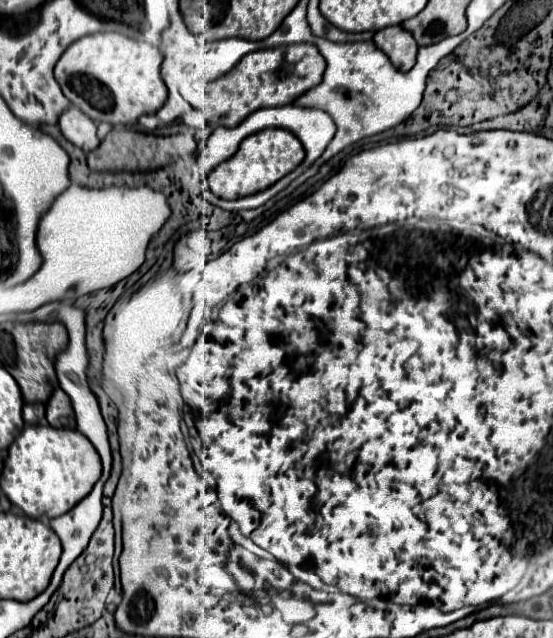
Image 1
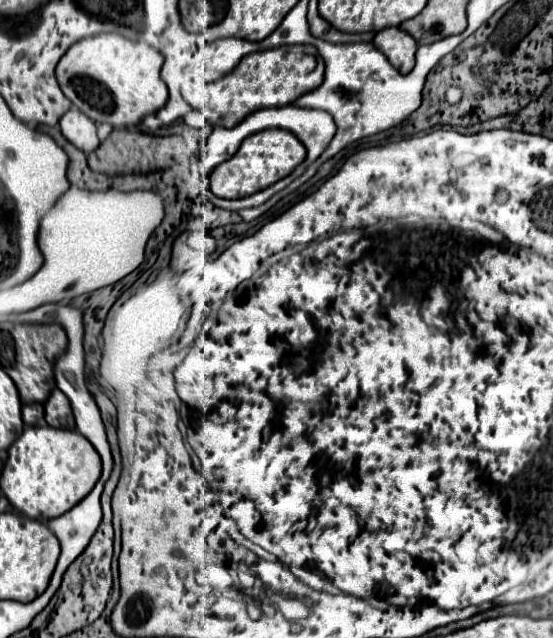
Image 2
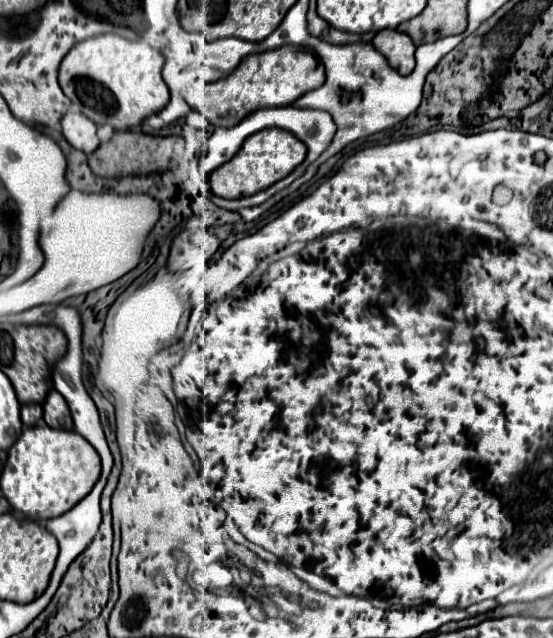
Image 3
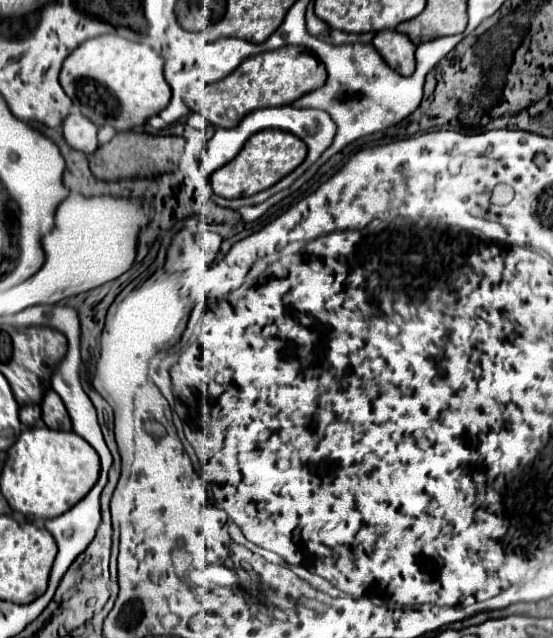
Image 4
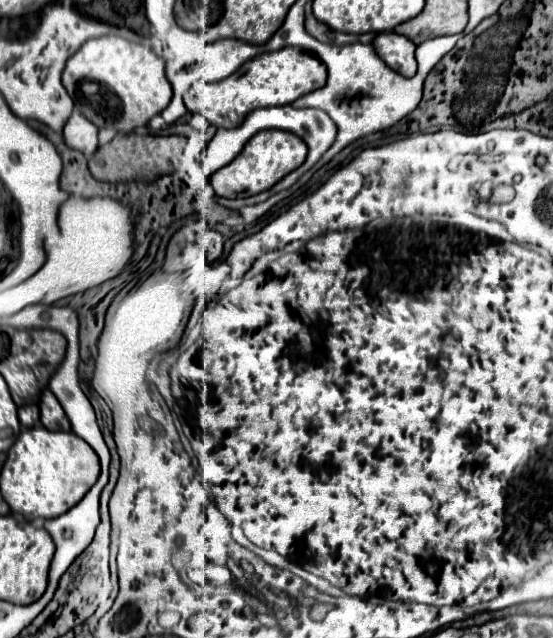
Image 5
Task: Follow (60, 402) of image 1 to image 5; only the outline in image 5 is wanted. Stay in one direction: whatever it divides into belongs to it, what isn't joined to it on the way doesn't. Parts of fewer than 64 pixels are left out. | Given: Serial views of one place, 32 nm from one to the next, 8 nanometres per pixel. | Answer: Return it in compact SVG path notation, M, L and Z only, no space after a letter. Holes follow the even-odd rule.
M50 390L42 392L40 400L40 414L42 414L42 424L48 430L62 430L70 432L70 420L62 408L62 404L56 400L56 396Z

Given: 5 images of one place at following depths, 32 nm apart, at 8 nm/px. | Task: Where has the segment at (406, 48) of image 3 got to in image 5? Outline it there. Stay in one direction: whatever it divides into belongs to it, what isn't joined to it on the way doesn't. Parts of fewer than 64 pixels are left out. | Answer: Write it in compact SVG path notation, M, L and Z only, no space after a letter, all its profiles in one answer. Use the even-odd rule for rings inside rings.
M382 32L374 38L374 50L380 54L380 58L398 74L402 76L414 76L416 74L416 58L414 50L416 46L396 32Z

